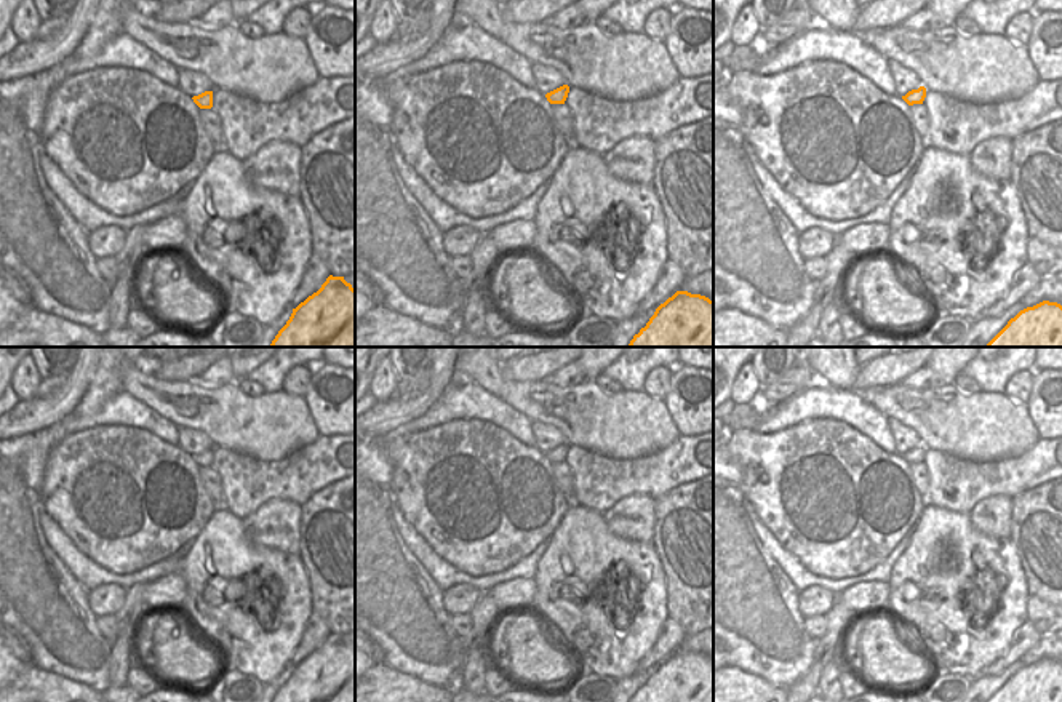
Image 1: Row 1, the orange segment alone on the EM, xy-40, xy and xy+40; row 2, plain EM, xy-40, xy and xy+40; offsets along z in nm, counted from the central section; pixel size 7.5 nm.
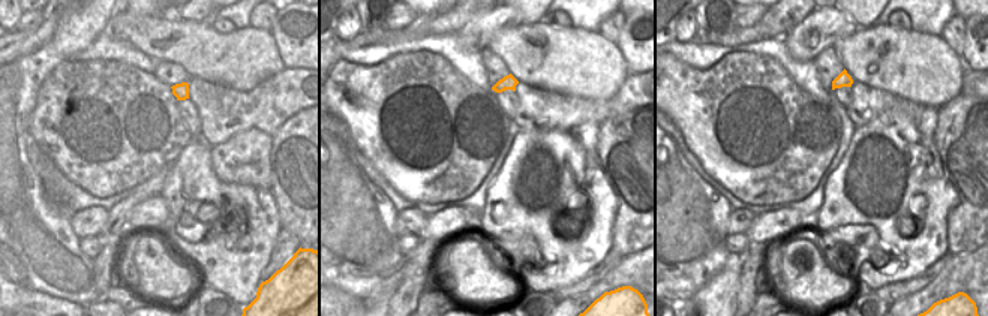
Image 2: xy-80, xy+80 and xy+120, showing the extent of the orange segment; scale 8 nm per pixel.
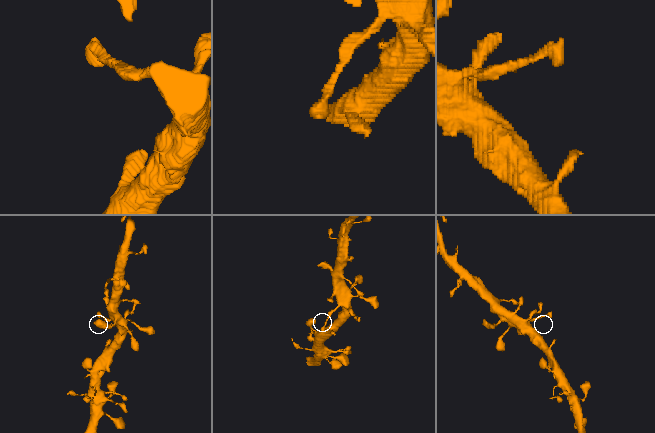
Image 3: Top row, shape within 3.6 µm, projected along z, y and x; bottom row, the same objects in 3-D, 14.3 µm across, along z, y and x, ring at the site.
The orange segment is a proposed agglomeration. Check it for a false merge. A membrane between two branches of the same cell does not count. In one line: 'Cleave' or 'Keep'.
Keep.

